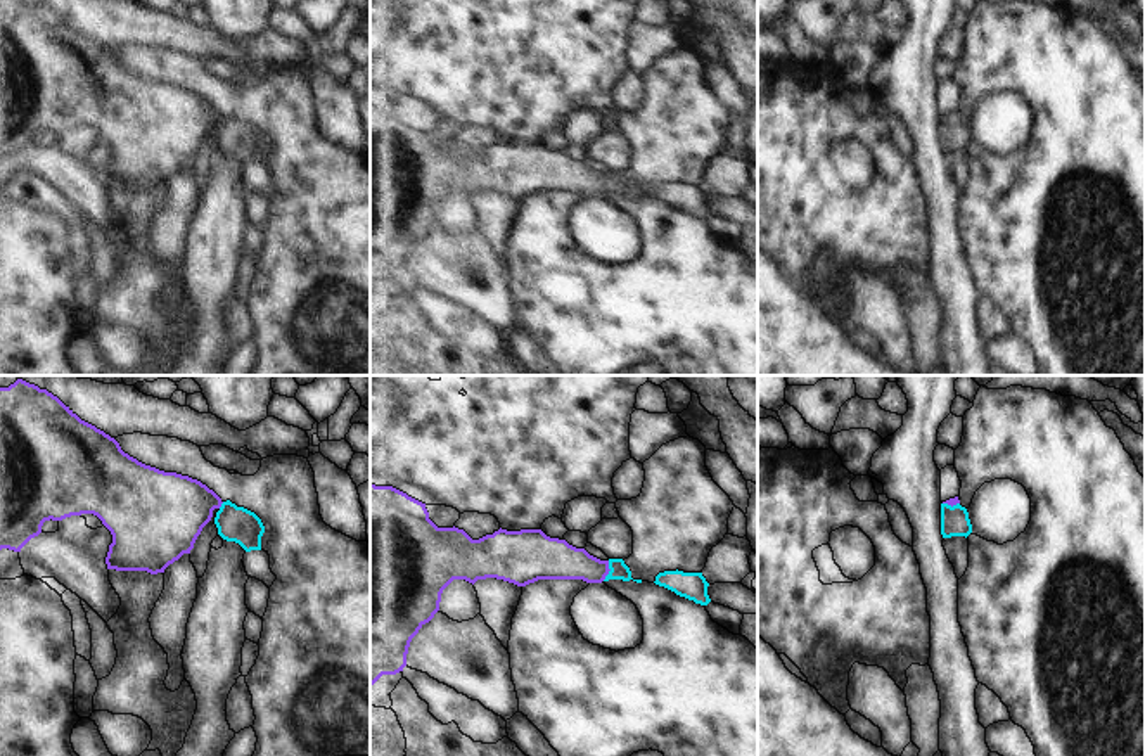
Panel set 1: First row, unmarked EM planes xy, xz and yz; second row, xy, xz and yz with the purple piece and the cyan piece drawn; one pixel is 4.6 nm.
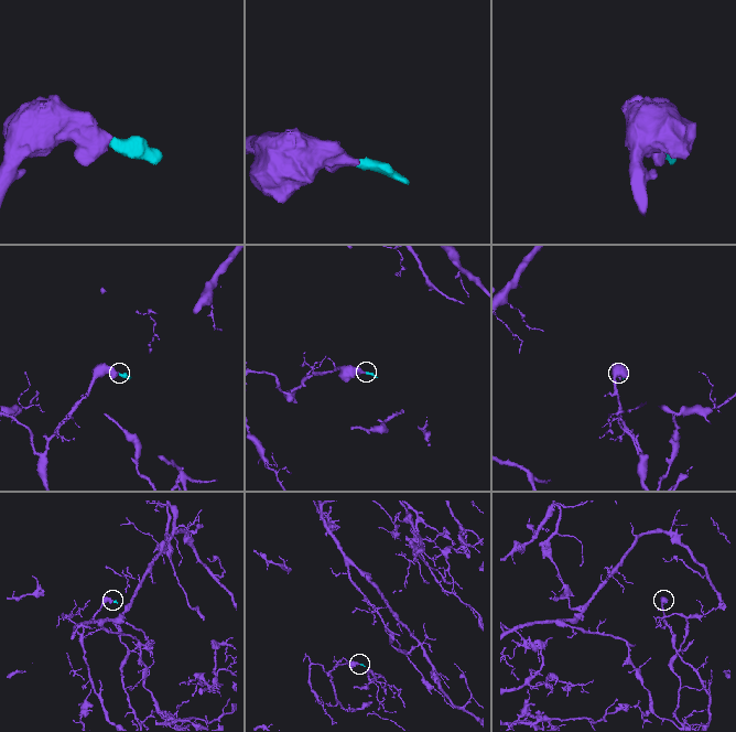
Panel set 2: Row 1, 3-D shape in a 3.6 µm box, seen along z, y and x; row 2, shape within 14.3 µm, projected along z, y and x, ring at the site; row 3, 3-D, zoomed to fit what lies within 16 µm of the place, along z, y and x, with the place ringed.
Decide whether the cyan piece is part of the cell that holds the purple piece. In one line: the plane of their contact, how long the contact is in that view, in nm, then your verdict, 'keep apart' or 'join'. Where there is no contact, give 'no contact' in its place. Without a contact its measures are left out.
xz | 100 nm | join

